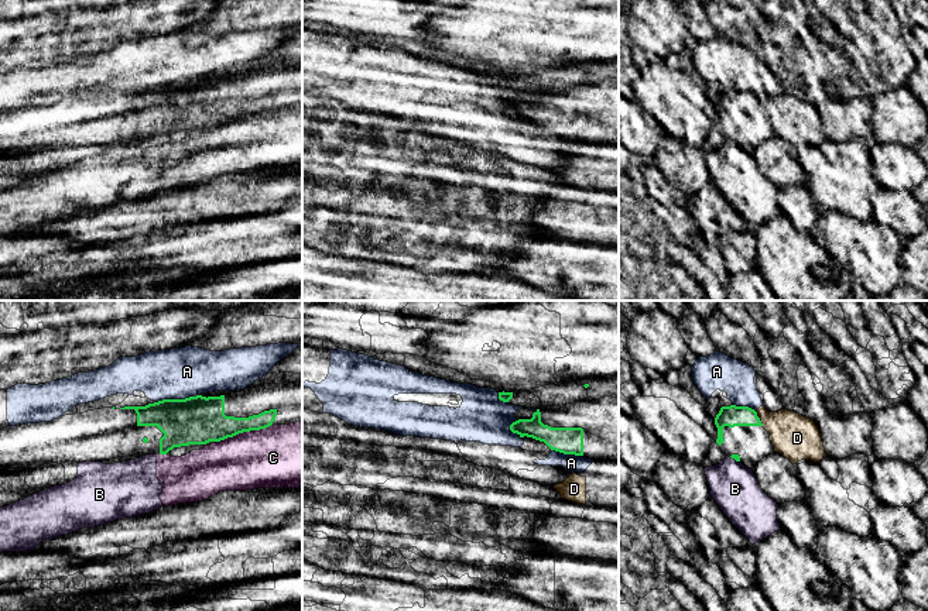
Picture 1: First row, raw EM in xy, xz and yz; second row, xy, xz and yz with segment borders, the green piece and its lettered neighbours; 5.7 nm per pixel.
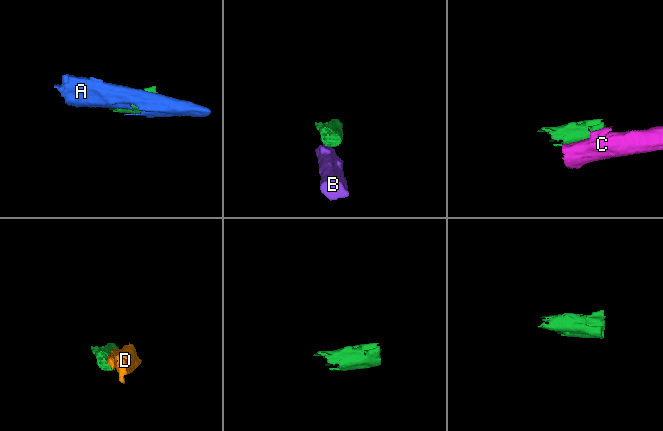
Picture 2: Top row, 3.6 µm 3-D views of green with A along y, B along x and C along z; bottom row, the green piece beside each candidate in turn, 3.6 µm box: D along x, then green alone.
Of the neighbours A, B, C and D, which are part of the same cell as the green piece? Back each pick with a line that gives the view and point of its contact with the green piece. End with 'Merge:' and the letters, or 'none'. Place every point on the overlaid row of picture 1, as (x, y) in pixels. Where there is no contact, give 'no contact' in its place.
Merge: none

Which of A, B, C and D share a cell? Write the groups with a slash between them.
A / B C / D

